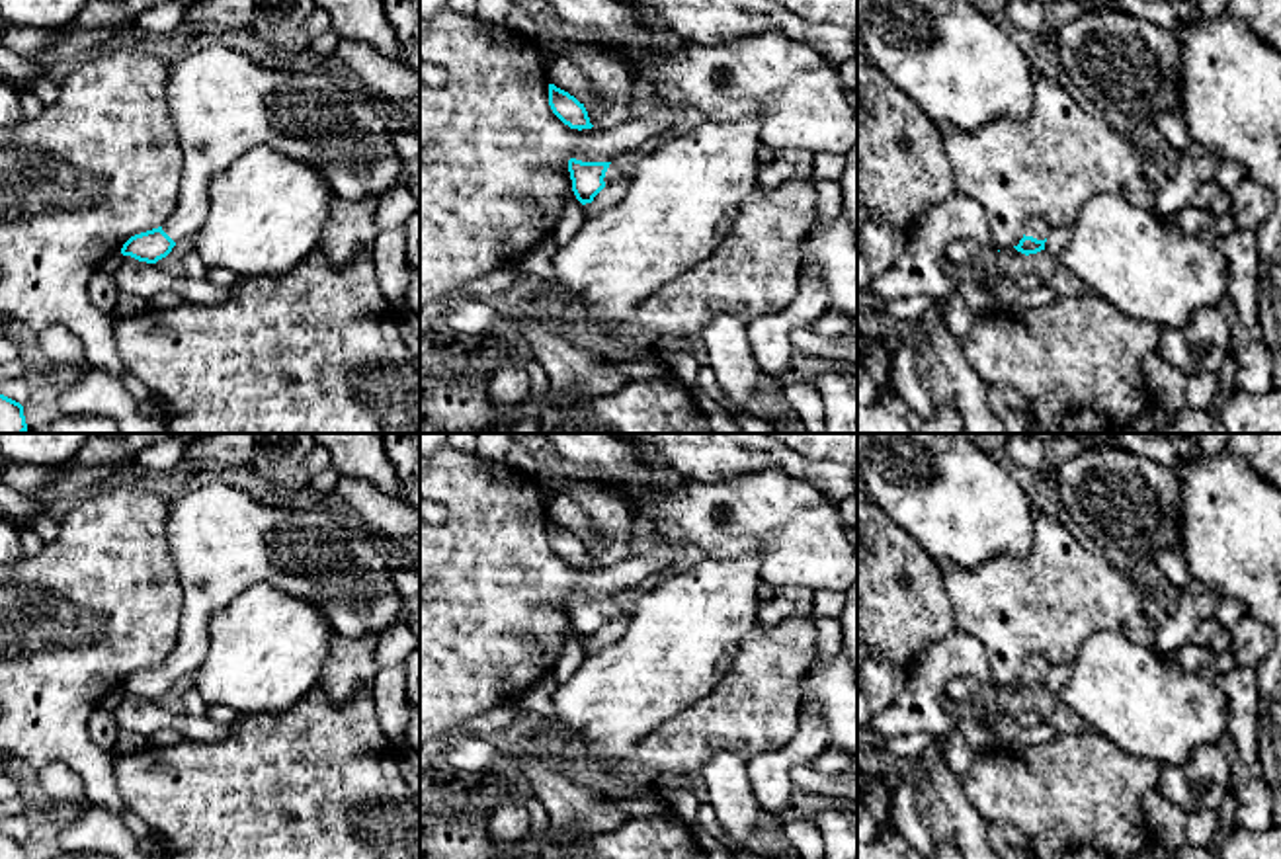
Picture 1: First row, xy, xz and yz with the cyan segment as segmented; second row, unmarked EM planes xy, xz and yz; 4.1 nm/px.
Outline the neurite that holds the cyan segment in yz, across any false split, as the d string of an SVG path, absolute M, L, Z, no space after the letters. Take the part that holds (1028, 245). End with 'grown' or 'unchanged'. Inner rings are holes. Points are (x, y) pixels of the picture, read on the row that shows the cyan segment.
M1031 217L1025 226L1025 234L1017 246L1017 252L1029 256L1045 250L1047 236L1051 232L1051 225L1041 217Z; grown

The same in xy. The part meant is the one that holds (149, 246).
M209 45L168 66L166 100L184 150L180 201L162 226L135 234L123 244L121 254L139 262L156 264L172 252L178 240L195 236L209 215L211 178L258 146L269 146L318 170L336 199L359 203L367 195L381 197L404 184L402 162L385 121L361 98L336 90L330 84L330 72L268 68L256 64L244 53Z; grown

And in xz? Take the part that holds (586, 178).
M568 160L568 172L572 180L572 191L576 199L586 205L611 184L629 184L631 172L619 170L613 162L582 162Z; grown

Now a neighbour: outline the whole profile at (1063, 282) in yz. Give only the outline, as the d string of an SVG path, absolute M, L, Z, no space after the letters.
M1064 266L1043 279L1043 283L1049 285L1056 297L1082 297L1090 293L1086 283Z

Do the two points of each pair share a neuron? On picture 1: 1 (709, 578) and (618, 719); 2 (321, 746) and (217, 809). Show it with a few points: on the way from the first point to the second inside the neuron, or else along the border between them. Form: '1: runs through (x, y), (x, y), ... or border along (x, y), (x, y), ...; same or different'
1: runs through (700, 613), (678, 647), (641, 684); same
2: runs through (297, 772), (258, 809), (243, 809); same

